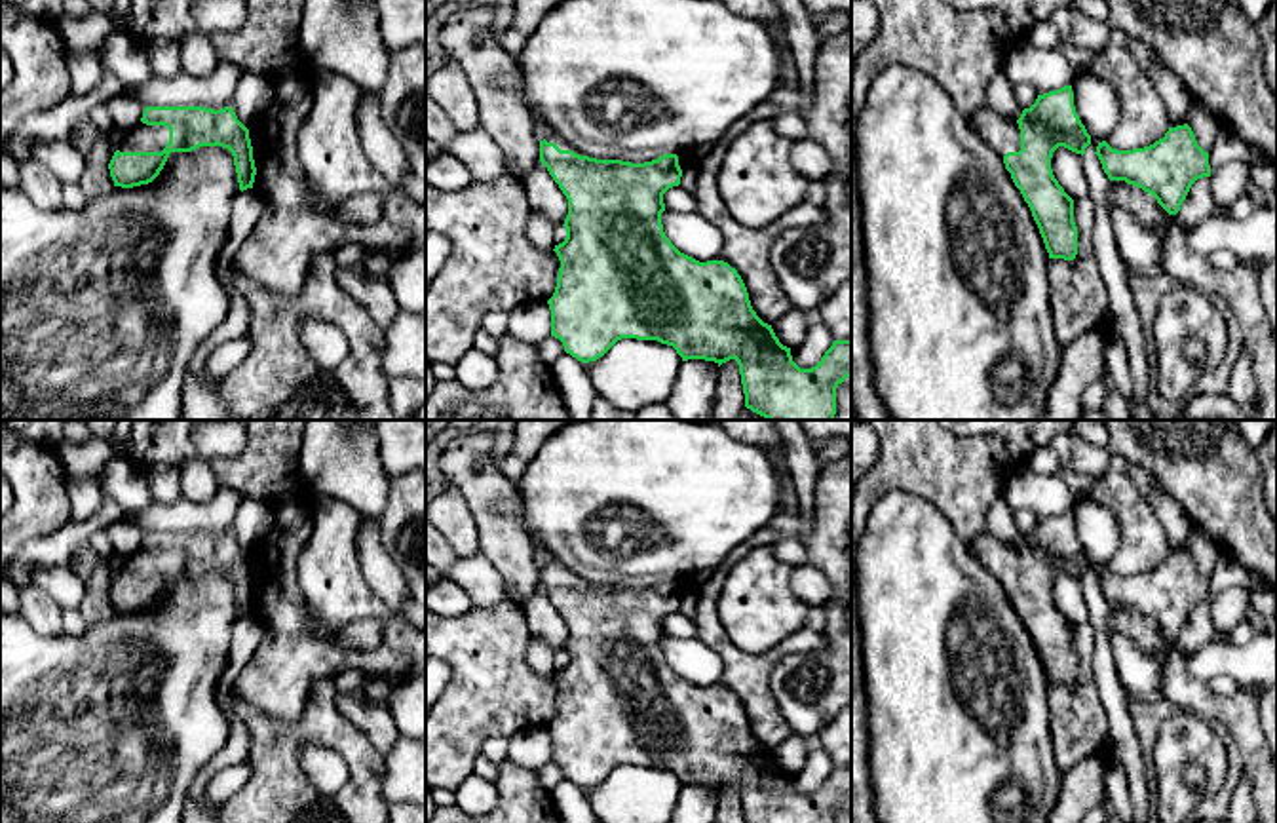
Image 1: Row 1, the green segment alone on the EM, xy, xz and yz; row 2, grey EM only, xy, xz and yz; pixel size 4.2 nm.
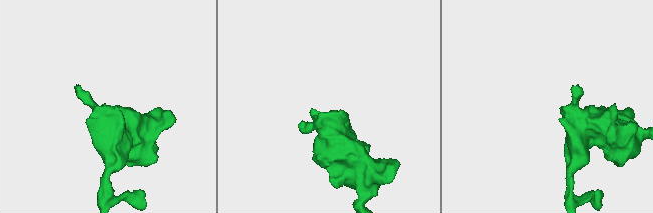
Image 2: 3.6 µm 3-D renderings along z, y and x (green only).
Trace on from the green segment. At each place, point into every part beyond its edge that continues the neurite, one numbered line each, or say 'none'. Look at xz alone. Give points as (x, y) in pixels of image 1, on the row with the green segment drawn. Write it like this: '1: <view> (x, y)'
1: xz (552, 137)

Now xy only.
1: xy (143, 137)

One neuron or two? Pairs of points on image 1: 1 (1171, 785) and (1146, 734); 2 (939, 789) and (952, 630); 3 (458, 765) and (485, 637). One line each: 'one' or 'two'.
1: two
2: one
3: one

